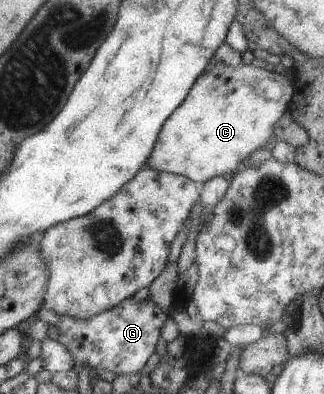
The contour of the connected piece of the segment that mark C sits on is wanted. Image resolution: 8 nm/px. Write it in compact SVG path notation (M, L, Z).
M222 60L216 62L207 72L198 76L184 102L164 122L145 167L156 172L184 176L200 185L226 172L239 171L256 150L272 145L274 125L288 113L294 90L293 82L282 74L243 63L233 67Z

